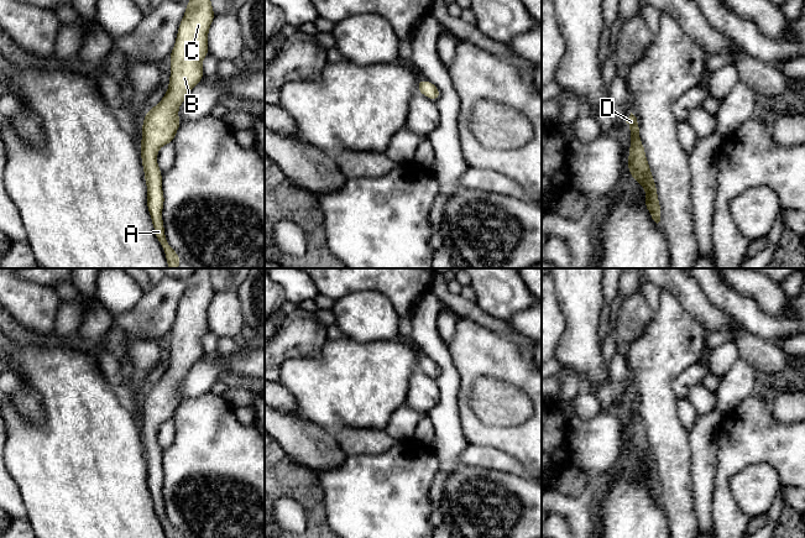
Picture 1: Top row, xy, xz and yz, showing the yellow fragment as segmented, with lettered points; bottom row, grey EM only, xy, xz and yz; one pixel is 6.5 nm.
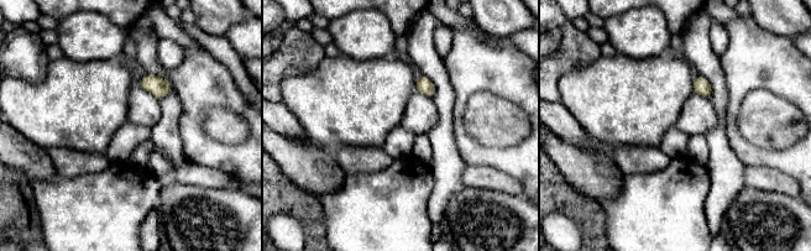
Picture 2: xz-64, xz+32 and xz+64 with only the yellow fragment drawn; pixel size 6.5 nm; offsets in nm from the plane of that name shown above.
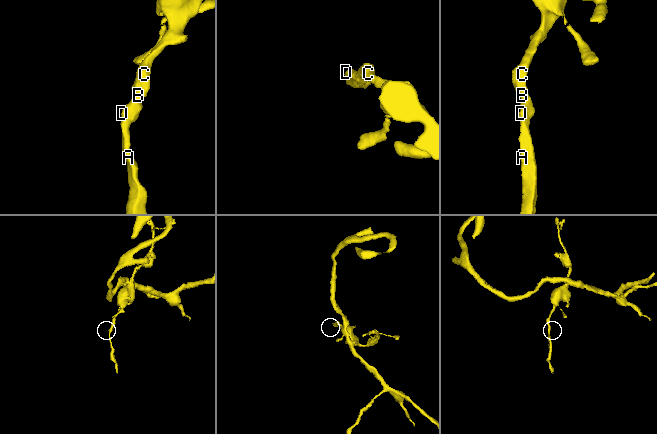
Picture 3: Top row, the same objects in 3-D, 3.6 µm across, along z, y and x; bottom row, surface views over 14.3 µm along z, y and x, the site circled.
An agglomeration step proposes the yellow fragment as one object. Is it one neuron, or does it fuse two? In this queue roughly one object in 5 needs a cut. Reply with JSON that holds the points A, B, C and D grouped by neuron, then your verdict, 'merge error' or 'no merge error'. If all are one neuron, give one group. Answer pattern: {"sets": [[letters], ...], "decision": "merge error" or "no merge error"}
{"sets": [["A", "B", "C", "D"]], "decision": "no merge error"}

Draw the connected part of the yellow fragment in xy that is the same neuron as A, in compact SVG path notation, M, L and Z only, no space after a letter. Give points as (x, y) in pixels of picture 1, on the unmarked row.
M198 268L187 281L187 288L179 301L171 336L169 364L155 385L150 385L142 401L140 423L145 458L147 460L147 486L155 512L161 521L167 538L182 538L168 522L162 497L164 472L162 449L157 443L161 423L172 421L181 403L178 385L189 369L204 355L202 339L208 327L208 308L215 294L209 268Z

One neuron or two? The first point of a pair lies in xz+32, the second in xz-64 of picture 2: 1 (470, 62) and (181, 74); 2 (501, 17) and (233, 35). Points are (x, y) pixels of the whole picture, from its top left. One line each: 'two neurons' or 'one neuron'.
1: one neuron
2: two neurons

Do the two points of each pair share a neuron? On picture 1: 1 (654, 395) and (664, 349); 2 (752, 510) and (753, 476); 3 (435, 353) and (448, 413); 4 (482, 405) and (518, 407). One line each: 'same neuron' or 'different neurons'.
1: same neuron
2: same neuron
3: same neuron
4: same neuron

